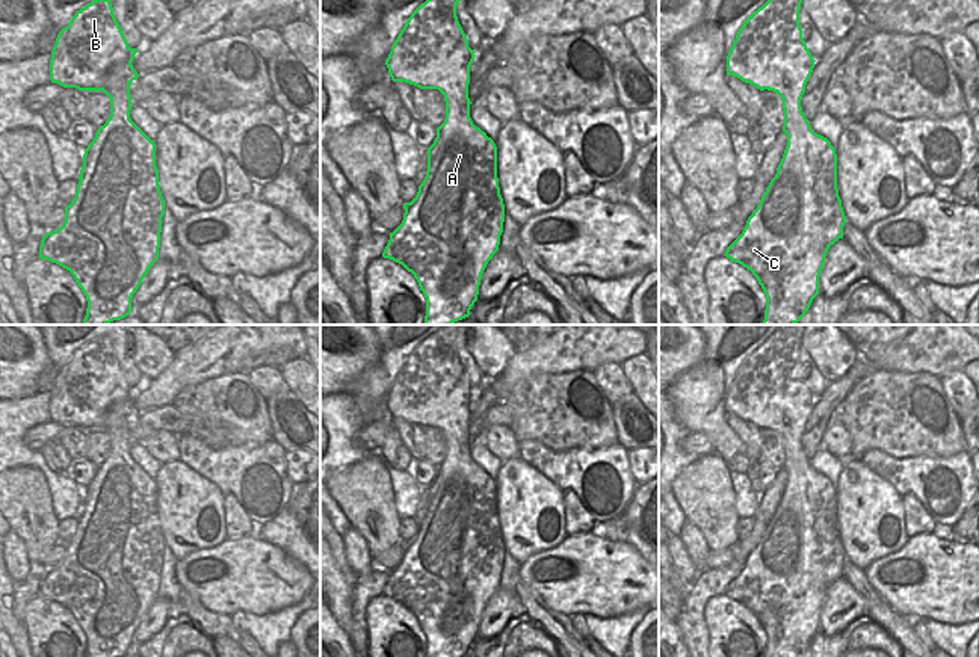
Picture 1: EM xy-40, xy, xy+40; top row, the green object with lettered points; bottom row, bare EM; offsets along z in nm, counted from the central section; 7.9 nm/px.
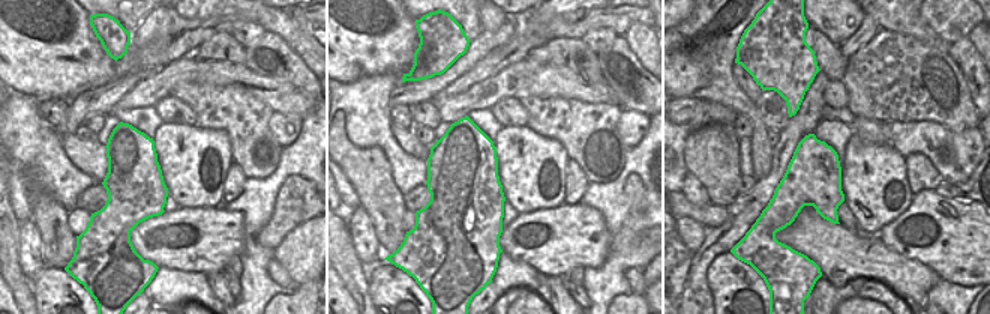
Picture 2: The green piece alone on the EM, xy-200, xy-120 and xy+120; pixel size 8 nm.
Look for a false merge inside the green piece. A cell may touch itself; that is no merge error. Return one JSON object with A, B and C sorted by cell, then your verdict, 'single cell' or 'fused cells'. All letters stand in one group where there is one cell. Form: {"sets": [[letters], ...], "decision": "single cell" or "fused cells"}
{"sets": [["A", "B", "C"]], "decision": "single cell"}

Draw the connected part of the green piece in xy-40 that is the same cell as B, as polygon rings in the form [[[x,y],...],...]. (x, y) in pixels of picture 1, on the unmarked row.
[[[97,337],[76,350],[63,366],[51,390],[50,418],[79,429],[103,429],[110,436],[110,455],[98,465],[83,492],[76,536],[65,545],[65,560],[59,568],[44,572],[39,597],[69,609],[88,639],[85,657],[124,657],[131,648],[131,636],[150,606],[159,598],[165,538],[156,504],[156,482],[131,458],[130,421],[139,415],[131,400],[139,388],[130,387],[113,353],[109,337]]]

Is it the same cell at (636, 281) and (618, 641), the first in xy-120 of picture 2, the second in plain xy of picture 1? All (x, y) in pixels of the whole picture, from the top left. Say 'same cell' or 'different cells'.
different cells

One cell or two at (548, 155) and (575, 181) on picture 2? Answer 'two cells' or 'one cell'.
two cells

